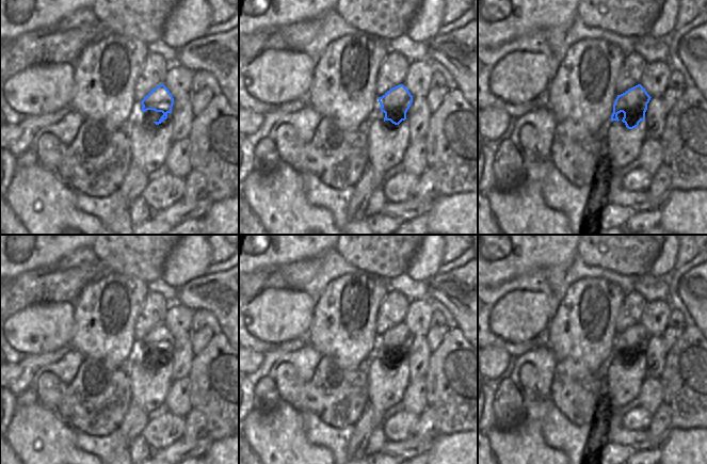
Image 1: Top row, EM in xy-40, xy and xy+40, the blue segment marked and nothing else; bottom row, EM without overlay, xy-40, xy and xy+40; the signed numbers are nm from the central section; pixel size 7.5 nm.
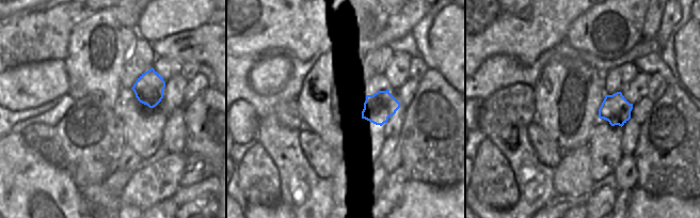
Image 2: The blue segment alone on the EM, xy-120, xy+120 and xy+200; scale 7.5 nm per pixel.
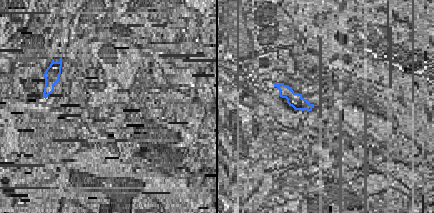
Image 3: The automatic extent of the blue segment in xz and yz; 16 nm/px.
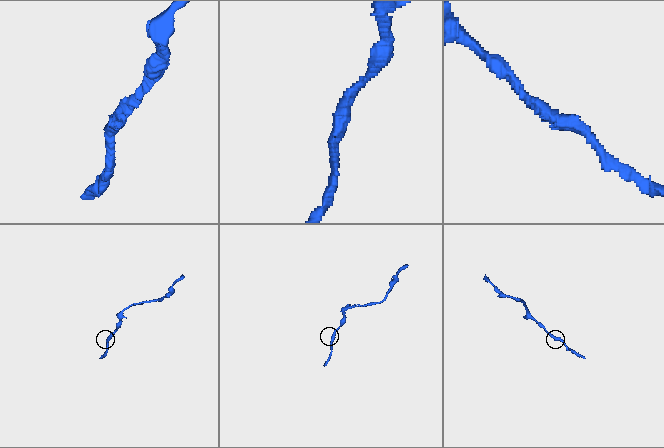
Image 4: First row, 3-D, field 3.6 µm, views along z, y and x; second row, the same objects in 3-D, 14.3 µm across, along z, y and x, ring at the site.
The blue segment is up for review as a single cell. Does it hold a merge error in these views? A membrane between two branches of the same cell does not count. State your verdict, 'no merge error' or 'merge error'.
no merge error

